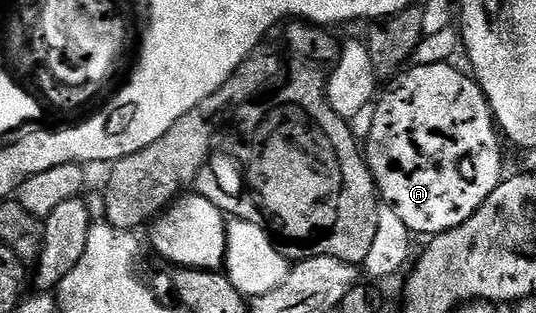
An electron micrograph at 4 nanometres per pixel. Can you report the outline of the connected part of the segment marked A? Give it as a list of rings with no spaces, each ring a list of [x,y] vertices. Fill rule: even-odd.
[[[452,62],[441,64],[410,66],[408,69],[402,70],[388,84],[389,92],[385,96],[380,96],[379,102],[376,104],[377,113],[373,117],[373,124],[369,127],[369,144],[364,144],[363,154],[365,162],[369,165],[369,171],[373,175],[373,180],[377,182],[377,190],[380,198],[386,204],[389,204],[397,211],[399,217],[403,219],[410,231],[424,237],[432,237],[441,235],[445,231],[452,231],[454,227],[461,227],[469,218],[481,208],[487,201],[487,197],[491,197],[494,189],[500,185],[503,172],[501,172],[501,143],[502,136],[499,134],[499,128],[494,118],[492,107],[489,104],[488,97],[485,96],[484,89],[472,74],[464,75],[459,68],[453,67]]]

